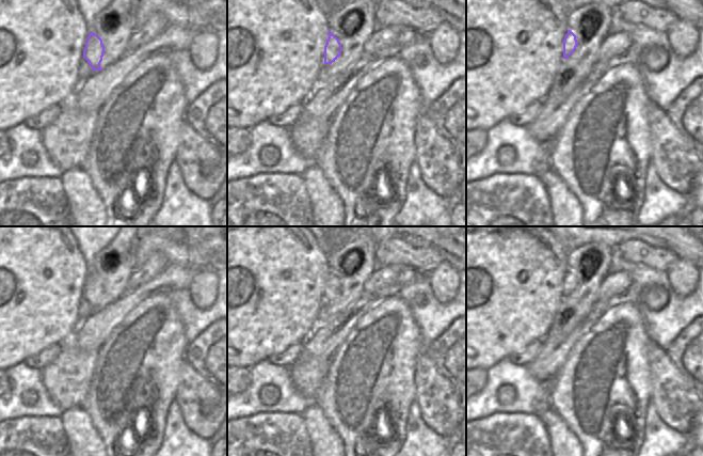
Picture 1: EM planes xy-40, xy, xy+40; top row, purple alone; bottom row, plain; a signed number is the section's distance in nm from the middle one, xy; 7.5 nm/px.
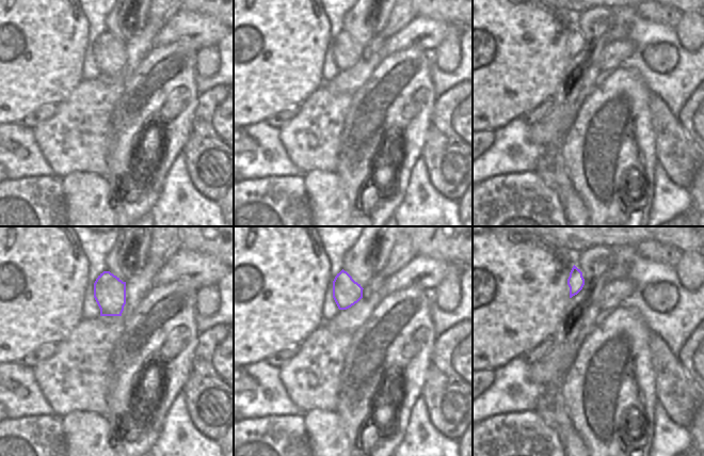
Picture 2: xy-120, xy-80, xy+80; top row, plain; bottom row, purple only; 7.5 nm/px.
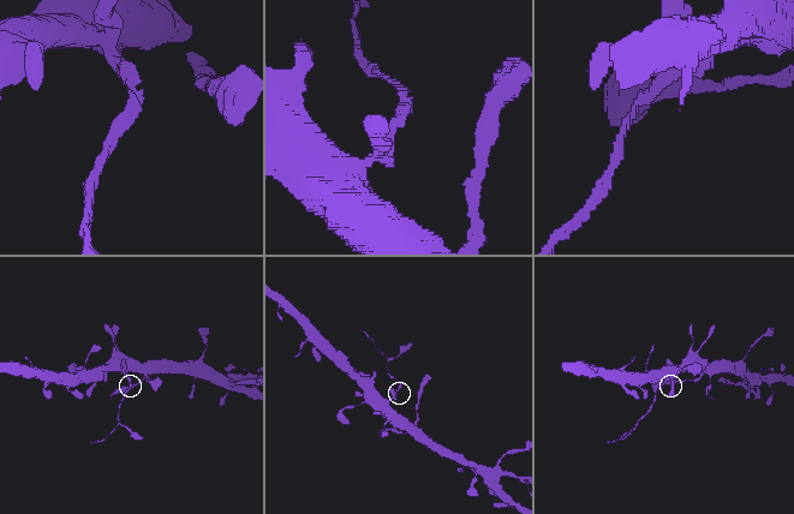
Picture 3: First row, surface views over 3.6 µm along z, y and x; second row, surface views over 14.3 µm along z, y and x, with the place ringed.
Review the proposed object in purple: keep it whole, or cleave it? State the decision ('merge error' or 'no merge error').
merge error

